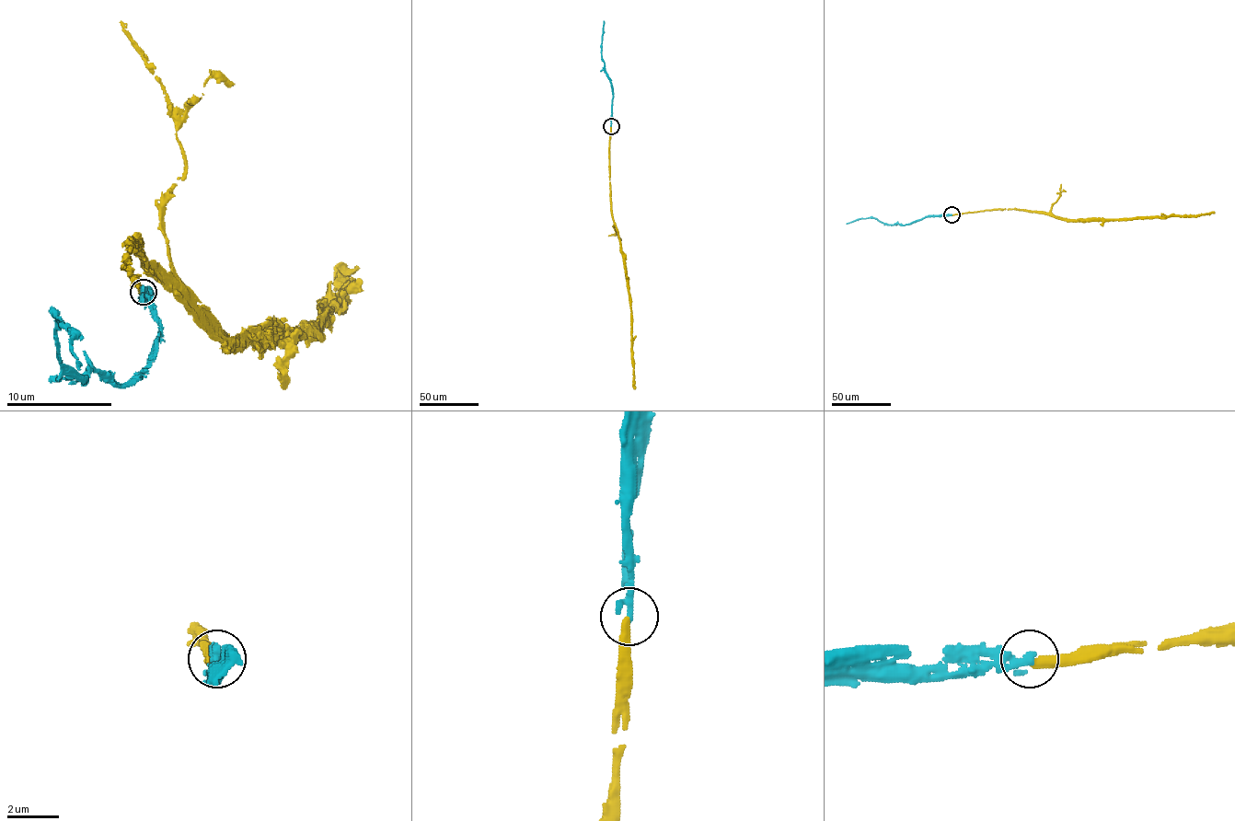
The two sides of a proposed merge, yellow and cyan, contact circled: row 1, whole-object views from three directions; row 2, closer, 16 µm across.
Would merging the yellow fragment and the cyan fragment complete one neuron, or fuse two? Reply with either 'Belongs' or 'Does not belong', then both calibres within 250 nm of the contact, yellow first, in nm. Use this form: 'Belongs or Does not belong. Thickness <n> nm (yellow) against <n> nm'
Belongs. Thickness 320 nm (yellow) against 200 nm

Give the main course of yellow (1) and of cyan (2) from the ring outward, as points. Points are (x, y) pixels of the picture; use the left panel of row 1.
1: (143, 293), (124, 266), (132, 239), (216, 334), (271, 337), (321, 318), (321, 303), (342, 303), (355, 266)
2: (143, 293), (161, 331), (155, 355), (127, 385), (106, 371), (85, 382), (59, 358), (59, 318), (79, 368)

